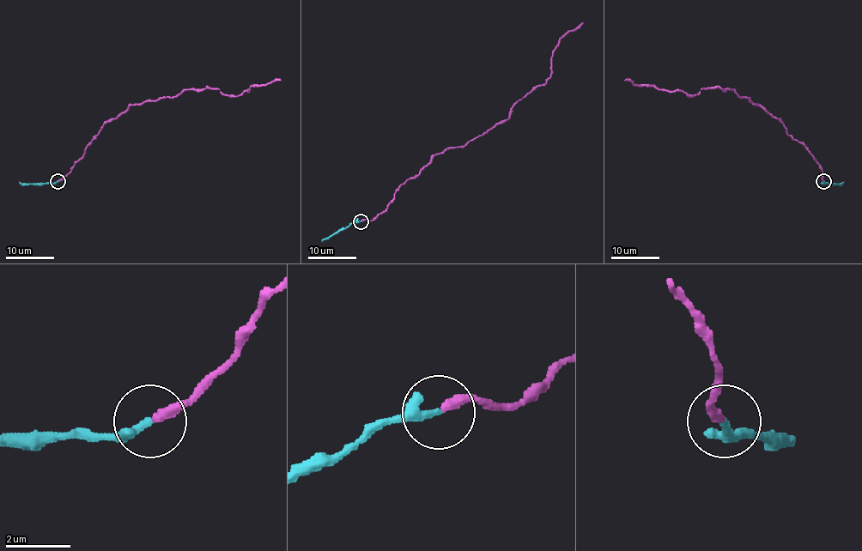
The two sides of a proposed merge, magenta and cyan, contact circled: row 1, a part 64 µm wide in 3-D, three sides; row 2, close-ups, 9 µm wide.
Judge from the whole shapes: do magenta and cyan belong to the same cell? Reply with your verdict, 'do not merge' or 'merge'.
do not merge

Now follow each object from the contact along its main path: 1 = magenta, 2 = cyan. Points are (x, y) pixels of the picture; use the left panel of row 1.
1: (58, 181), (100, 129), (131, 105), (206, 87), (238, 96), (251, 87), (280, 81)
2: (57, 181), (19, 182)

